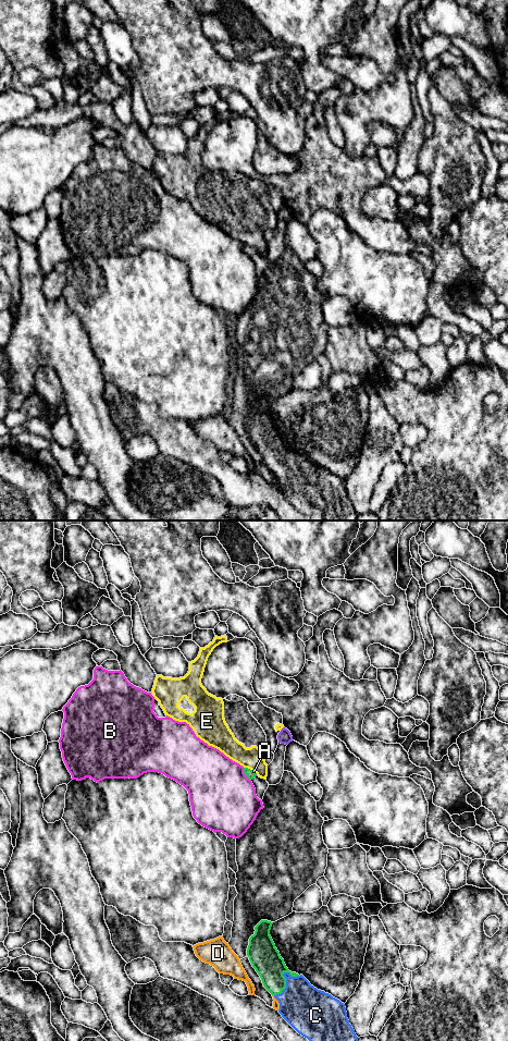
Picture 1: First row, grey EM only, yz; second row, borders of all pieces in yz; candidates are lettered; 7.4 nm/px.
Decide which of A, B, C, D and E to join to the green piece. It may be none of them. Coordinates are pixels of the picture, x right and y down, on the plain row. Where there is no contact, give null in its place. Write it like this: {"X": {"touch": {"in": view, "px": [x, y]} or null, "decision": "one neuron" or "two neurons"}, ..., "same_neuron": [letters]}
{"A": {"touch": {"in": "yz", "px": [255, 250]}, "decision": "one neuron"}, "B": {"touch": {"in": "yz", "px": [245, 252]}, "decision": "two neurons"}, "C": {"touch": {"in": "yz", "px": [285, 456]}, "decision": "one neuron"}, "D": {"touch": null, "decision": "two neurons"}, "E": {"touch": {"in": "yz", "px": [247, 245]}, "decision": "two neurons"}, "same_neuron": ["A", "C"]}

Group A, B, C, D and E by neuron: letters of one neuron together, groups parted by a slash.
A C / B / D / E

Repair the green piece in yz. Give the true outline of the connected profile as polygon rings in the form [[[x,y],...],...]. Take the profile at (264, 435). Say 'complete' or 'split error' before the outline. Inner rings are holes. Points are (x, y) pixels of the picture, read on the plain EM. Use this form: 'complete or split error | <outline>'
split error | [[[261,397],[255,404],[247,433],[264,465],[278,478],[278,490],[311,520],[357,520],[345,481],[288,448],[270,413],[272,401]]]

